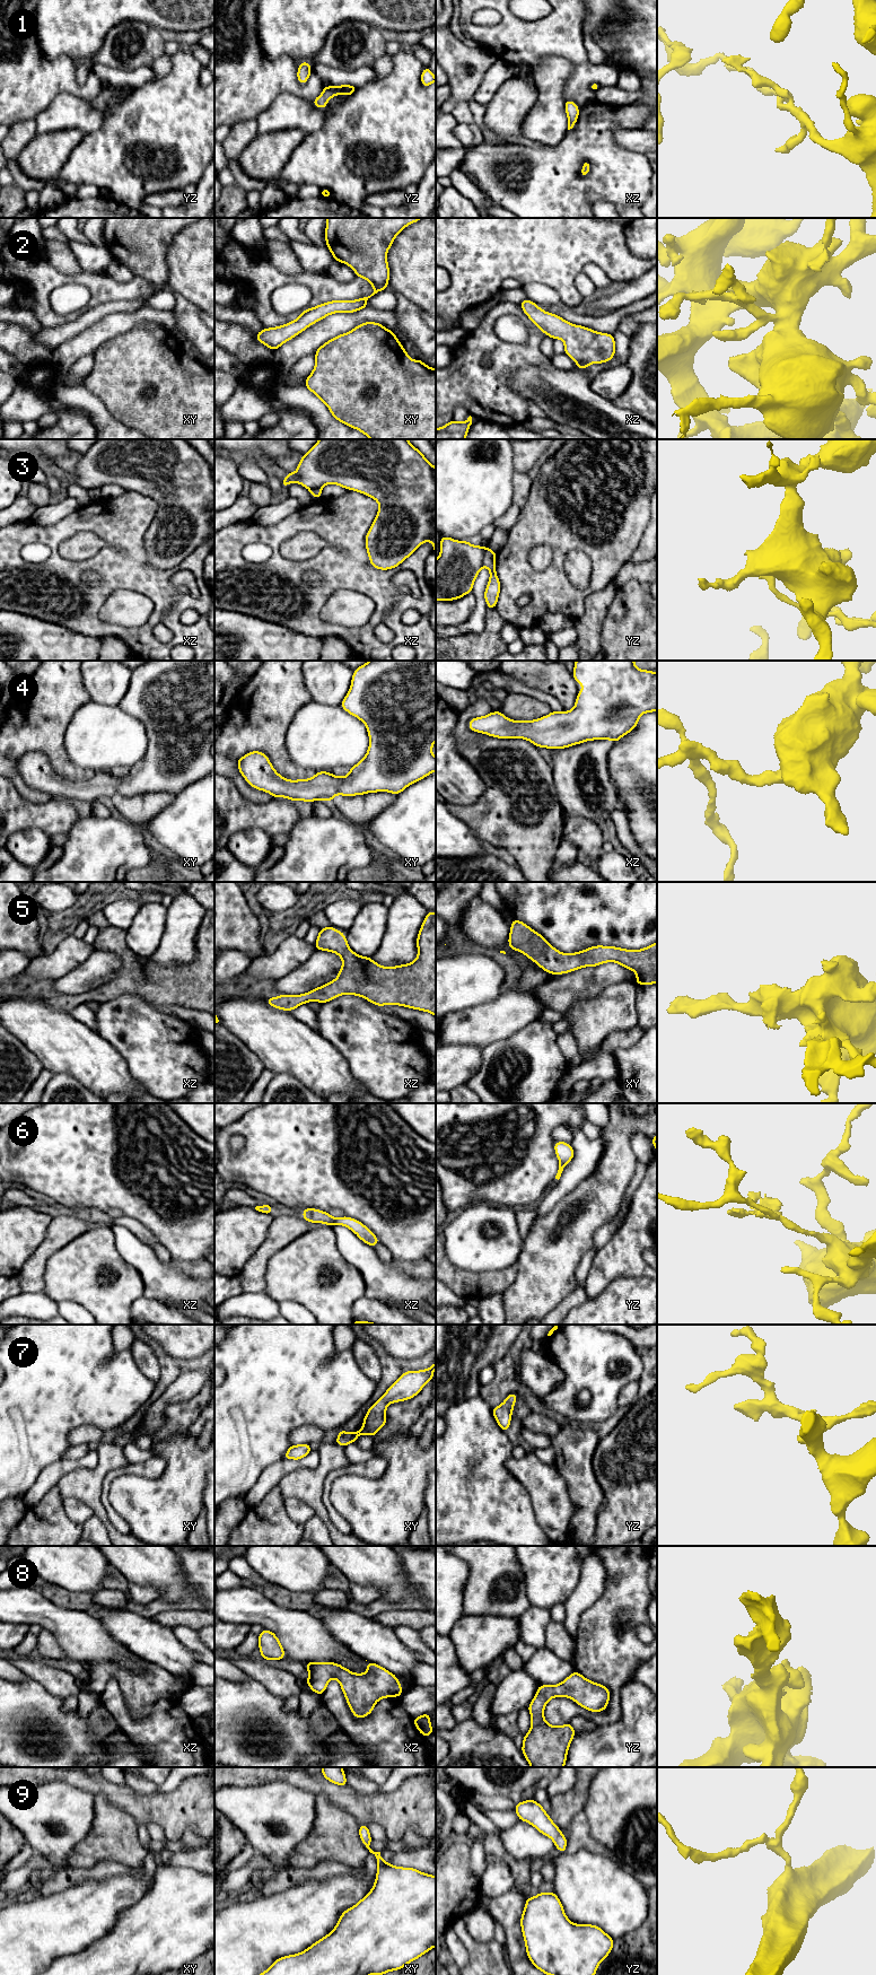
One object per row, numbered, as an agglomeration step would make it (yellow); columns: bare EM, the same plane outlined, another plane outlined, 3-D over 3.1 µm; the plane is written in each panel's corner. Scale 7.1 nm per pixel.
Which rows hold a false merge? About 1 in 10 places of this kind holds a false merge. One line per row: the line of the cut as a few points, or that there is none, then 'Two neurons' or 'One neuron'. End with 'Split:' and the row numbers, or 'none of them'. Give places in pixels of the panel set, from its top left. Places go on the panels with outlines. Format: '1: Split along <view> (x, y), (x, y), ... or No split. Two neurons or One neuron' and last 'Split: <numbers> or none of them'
1: No split. One neuron
2: No split. One neuron
3: Split along yz (484, 548), (482, 565). Two neurons
4: No split. One neuron
5: No split. One neuron
6: No split. One neuron
7: No split. One neuron
8: No split. One neuron
9: No split. One neuron
Split: 3

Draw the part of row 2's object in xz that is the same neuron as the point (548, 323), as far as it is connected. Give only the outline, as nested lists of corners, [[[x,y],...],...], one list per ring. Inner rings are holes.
[[[529,299],[519,303],[524,313],[543,333],[564,343],[564,353],[576,361],[579,369],[588,365],[610,361],[615,356],[612,334],[601,333],[567,322],[559,315],[548,313]]]

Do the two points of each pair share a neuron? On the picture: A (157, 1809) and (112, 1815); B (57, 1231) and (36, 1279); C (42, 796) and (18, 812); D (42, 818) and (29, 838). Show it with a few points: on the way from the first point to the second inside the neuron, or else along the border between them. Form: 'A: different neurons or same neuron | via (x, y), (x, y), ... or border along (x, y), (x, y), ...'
A: different neurons | border along (106, 1798), (125, 1810), (138, 1824)
B: same neuron | via (51, 1243), (37, 1259), (36, 1267)
C: different neurons | border along (12, 784), (29, 801), (46, 802), (51, 798)
D: different neurons | border along (49, 833), (28, 828), (11, 835)

